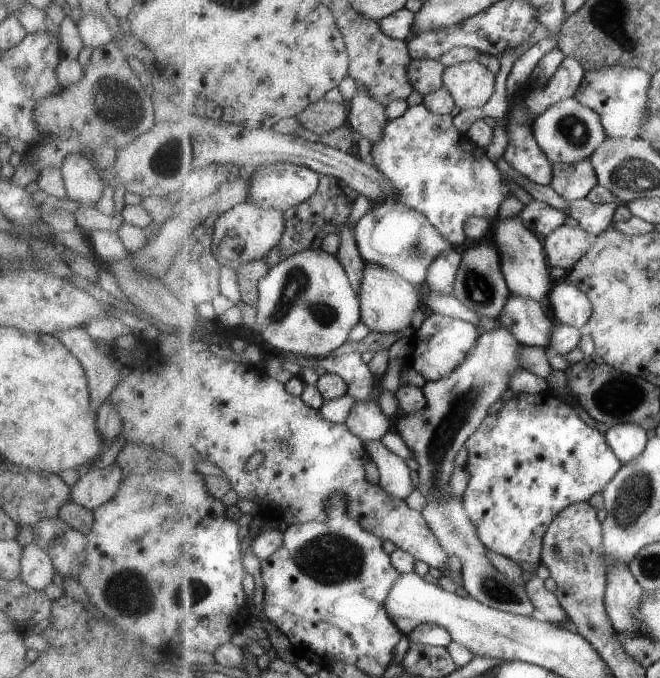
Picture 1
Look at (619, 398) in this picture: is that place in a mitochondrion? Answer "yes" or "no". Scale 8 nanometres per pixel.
yes

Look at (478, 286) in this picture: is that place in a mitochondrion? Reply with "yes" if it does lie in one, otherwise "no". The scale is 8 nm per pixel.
yes

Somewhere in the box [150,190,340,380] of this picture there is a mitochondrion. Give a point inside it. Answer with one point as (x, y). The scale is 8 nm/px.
(294, 293)

